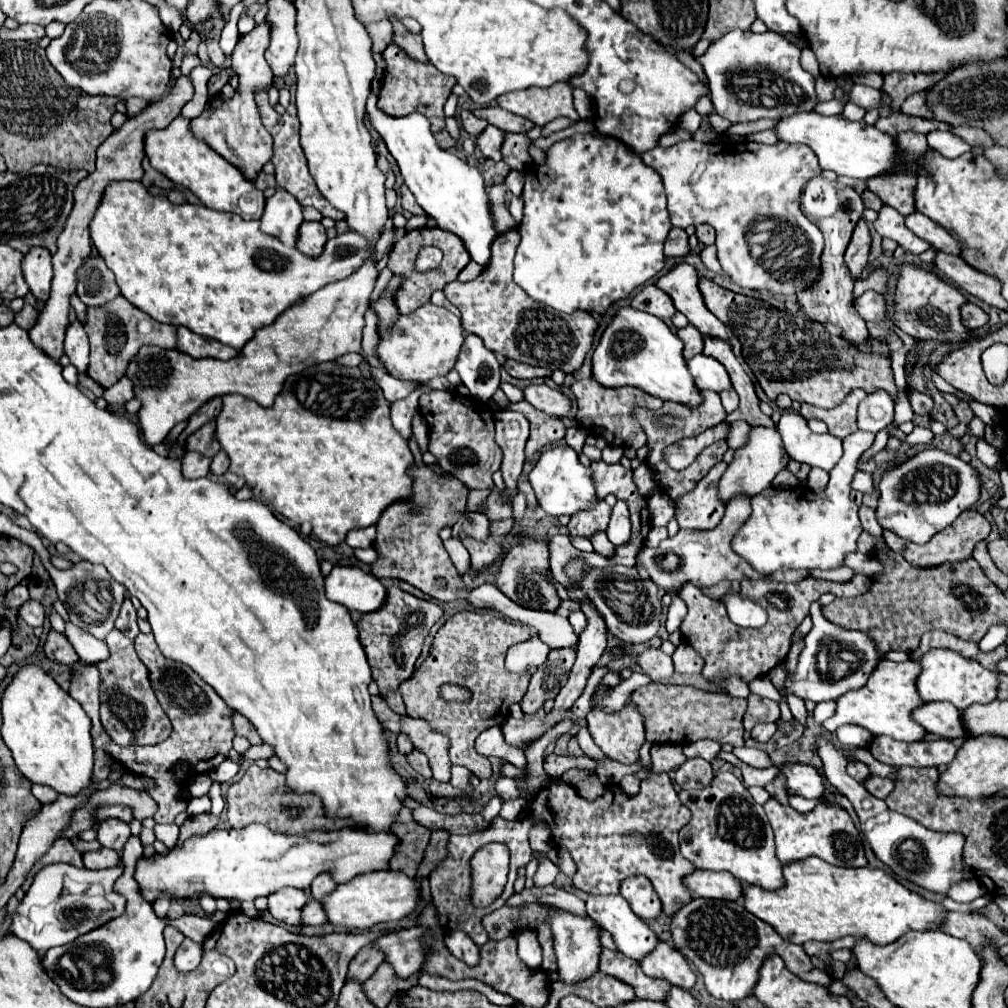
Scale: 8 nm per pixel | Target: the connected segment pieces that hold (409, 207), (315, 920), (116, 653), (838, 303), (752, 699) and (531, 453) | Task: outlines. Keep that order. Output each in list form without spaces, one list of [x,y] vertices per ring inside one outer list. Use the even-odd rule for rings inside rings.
[[[407,187],[401,189],[401,207],[403,207],[405,211],[413,213],[413,215],[425,215],[425,213],[421,211],[421,207],[415,203],[415,197],[411,195],[411,191],[409,191]]]
[[[311,899],[303,909],[301,909],[301,917],[307,925],[323,925],[325,923],[325,915],[323,909]]]
[[[113,629],[105,643],[109,645],[111,657],[107,661],[97,663],[101,671],[101,721],[107,729],[109,737],[117,745],[155,745],[169,737],[171,733],[171,721],[163,713],[151,683],[149,683],[149,671],[143,665],[143,661],[137,657],[133,649],[133,641],[127,639],[121,631]]]
[[[815,177],[811,179],[811,183],[807,183],[807,187],[803,187],[803,195],[801,195],[801,209],[805,213],[805,217],[815,223],[823,237],[825,237],[825,251],[821,255],[821,277],[817,283],[813,283],[813,287],[809,287],[807,291],[801,291],[797,295],[797,301],[801,305],[801,311],[817,323],[833,323],[837,327],[841,327],[841,337],[853,347],[859,349],[861,343],[869,337],[867,325],[863,323],[863,319],[859,319],[859,315],[855,315],[853,311],[853,285],[855,279],[849,271],[849,267],[843,261],[843,253],[845,247],[851,239],[853,227],[855,223],[861,219],[863,215],[863,201],[859,199],[859,195],[855,193],[853,187],[849,185],[837,185],[833,181],[827,181],[823,177]],[[829,317],[829,321],[827,321]]]
[[[749,695],[749,707],[743,718],[744,729],[750,732],[755,723],[775,723],[780,715],[777,701],[763,699],[759,695]]]
[[[527,401],[509,403],[507,409],[523,413],[531,421],[531,435],[529,435],[529,441],[527,441],[527,447],[525,447],[525,457],[527,459],[533,459],[541,449],[545,449],[547,445],[565,437],[565,425],[559,417],[545,415],[543,411],[535,409]]]

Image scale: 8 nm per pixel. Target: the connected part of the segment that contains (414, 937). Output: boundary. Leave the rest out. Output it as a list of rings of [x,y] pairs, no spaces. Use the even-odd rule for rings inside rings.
[[[411,927],[411,929],[399,929],[399,931],[387,931],[385,935],[379,935],[373,945],[379,947],[385,955],[385,963],[389,963],[399,979],[407,979],[421,971],[421,965],[425,961],[427,945],[421,943],[425,929]]]

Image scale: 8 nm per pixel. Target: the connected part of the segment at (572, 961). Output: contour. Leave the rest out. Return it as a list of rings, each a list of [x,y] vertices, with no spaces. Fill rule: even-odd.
[[[531,903],[527,905],[527,909],[523,911],[523,917],[519,921],[519,929],[535,929],[535,925],[539,921],[549,921],[551,923],[551,931],[553,931],[553,945],[555,945],[555,955],[557,955],[557,965],[559,965],[559,973],[561,973],[561,983],[565,985],[573,985],[577,981],[587,979],[589,975],[593,975],[597,971],[597,963],[599,963],[599,951],[601,951],[601,943],[599,943],[599,933],[595,929],[595,923],[589,917],[577,917],[569,911],[557,911],[557,913],[549,913],[543,905],[539,903]]]

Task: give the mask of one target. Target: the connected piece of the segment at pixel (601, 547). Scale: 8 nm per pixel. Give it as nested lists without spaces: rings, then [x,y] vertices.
[[[595,531],[591,535],[591,543],[593,543],[593,547],[595,547],[597,553],[601,553],[601,555],[613,555],[613,543],[605,535],[605,531]]]

